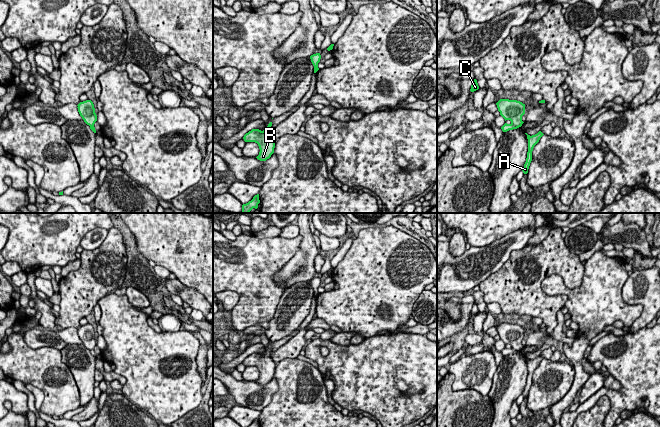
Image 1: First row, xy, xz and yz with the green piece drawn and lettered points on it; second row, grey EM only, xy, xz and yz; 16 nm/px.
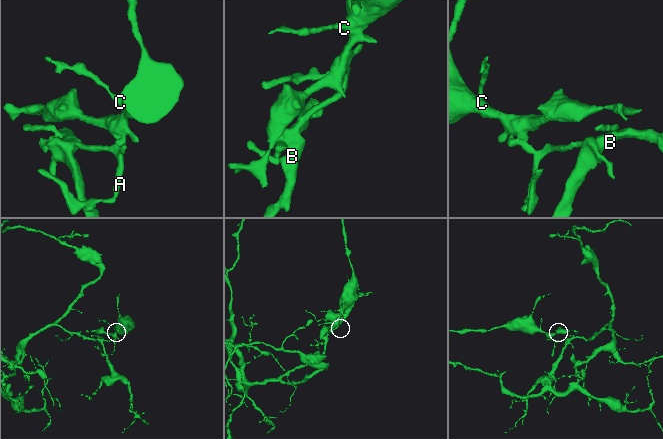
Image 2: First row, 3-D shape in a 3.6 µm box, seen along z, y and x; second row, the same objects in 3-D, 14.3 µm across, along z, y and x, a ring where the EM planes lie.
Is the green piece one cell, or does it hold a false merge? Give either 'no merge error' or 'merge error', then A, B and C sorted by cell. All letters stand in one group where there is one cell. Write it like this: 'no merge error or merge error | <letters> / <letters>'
merge error | A B / C

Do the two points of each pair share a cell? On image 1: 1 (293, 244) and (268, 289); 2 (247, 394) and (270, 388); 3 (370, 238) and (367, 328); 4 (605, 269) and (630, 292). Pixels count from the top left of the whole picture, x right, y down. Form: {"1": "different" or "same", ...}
{"1": "same", "2": "same", "3": "same", "4": "different"}

